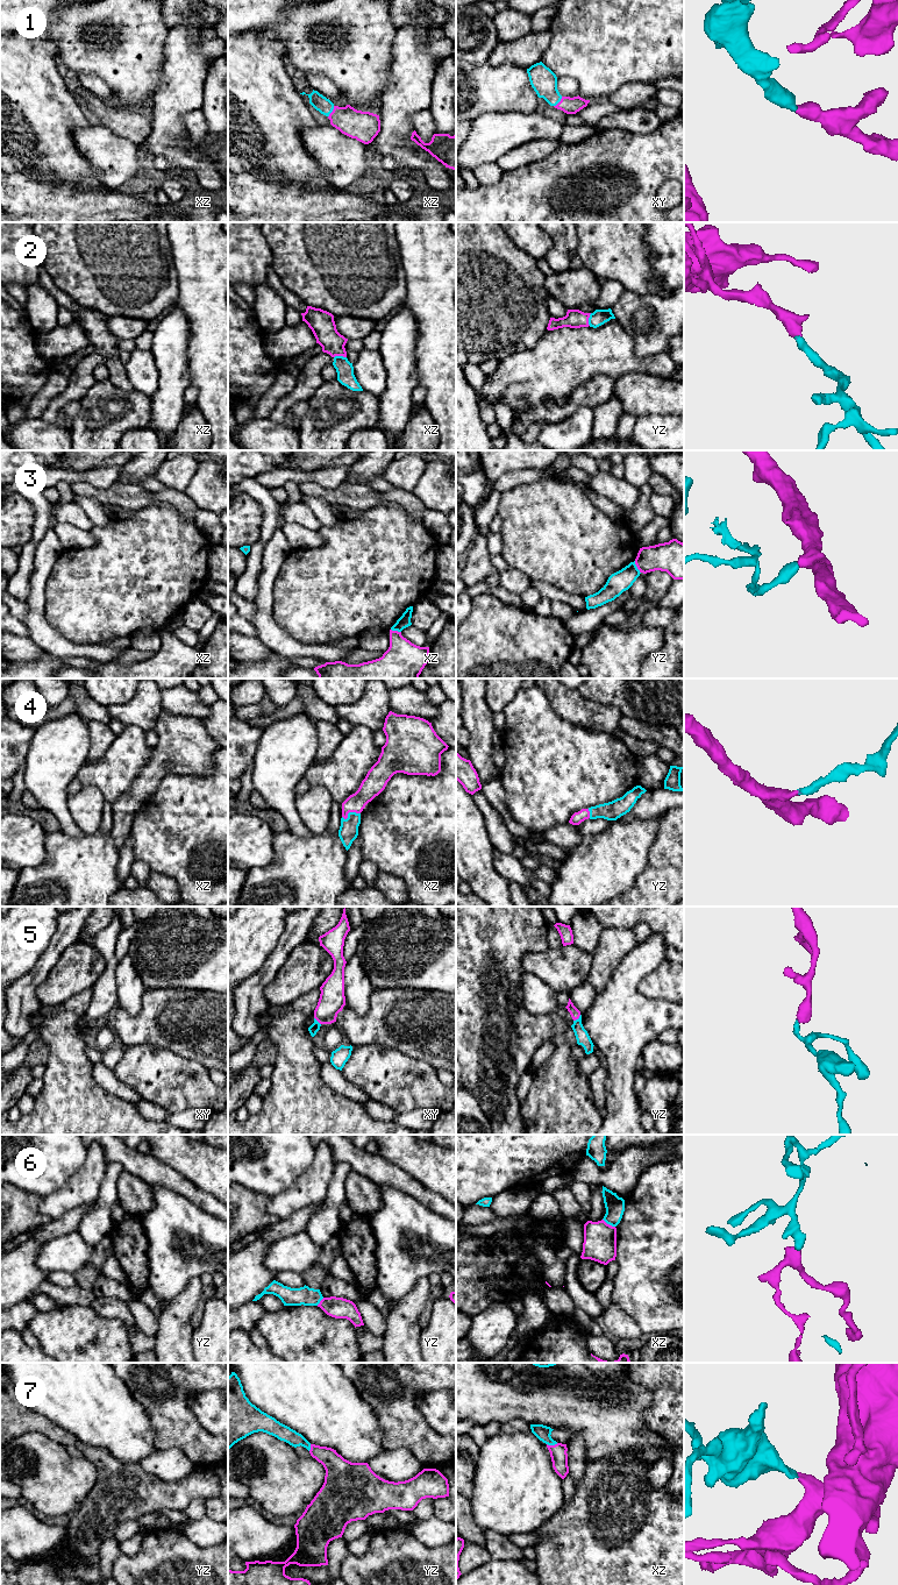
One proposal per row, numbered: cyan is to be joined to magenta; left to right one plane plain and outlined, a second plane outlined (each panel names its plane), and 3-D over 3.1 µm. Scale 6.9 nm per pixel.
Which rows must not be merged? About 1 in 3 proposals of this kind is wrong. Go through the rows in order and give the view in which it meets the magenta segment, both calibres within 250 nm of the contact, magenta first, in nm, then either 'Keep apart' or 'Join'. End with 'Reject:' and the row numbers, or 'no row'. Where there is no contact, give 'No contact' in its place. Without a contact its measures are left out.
1: Touches magenta in xz. Thickness 200 nm (magenta) against 110 nm. Join
2: Touches magenta in xz. Thickness 170 nm (magenta) against 120 nm. Join
3: Touches magenta in yz. Thickness 220 nm (magenta) against 140 nm. Keep apart
4: Touches magenta in xz. Thickness 150 nm (magenta) against 140 nm. Join
5: Touches magenta in yz. Thickness 70 nm (magenta) against 90 nm. Join
6: Touches magenta in xz. Thickness 220 nm (magenta) against 130 nm. Keep apart
7: Touches magenta in xz. Thickness 120 nm (magenta) against 100 nm. Join
Reject: 3, 6

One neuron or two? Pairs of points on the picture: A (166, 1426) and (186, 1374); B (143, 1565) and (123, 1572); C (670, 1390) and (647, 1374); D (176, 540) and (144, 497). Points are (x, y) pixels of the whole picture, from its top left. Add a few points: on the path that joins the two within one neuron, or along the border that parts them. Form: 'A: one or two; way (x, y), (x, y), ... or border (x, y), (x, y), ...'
A: one; way (170, 1413), (170, 1404), (177, 1397), (178, 1387)
B: one; way (139, 1570), (128, 1571)
C: one; way (664, 1384), (653, 1374)
D: two; border (165, 503), (148, 505), (132, 511)

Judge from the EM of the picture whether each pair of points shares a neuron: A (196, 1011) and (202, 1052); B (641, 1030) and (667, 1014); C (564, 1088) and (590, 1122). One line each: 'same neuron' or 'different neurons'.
A: same neuron
B: same neuron
C: same neuron

